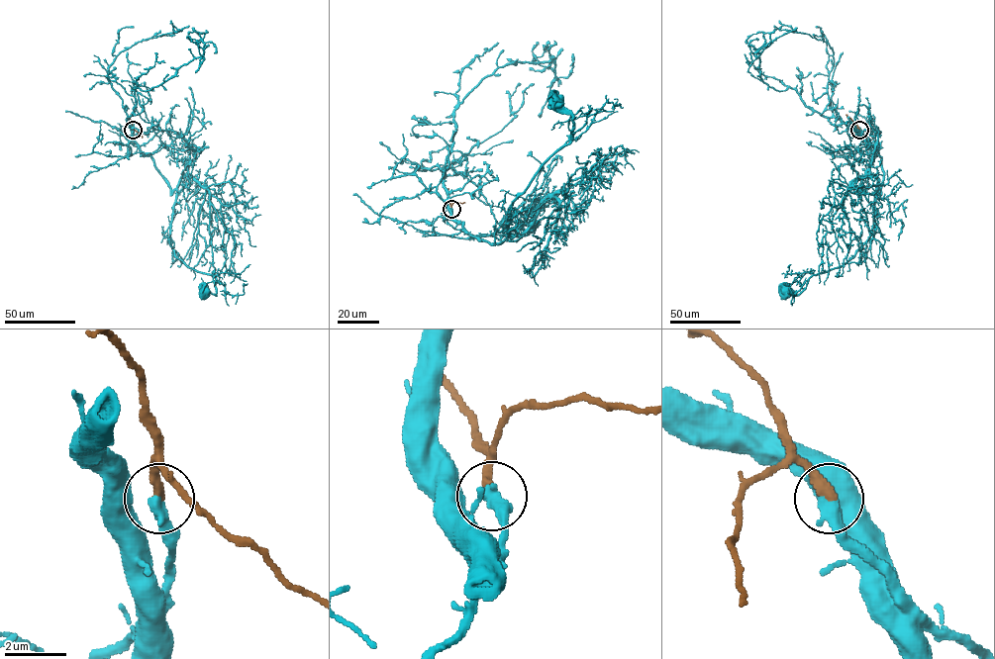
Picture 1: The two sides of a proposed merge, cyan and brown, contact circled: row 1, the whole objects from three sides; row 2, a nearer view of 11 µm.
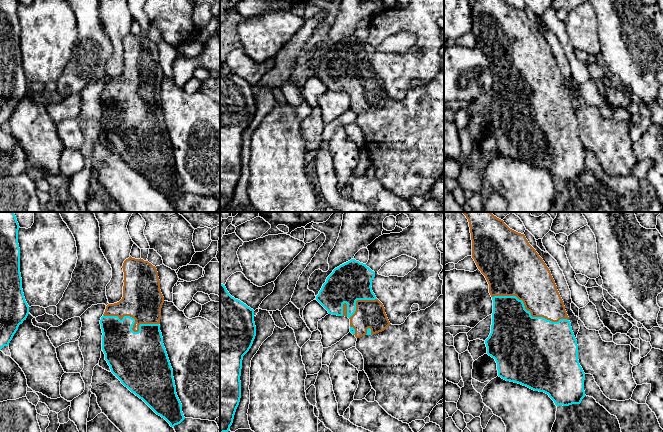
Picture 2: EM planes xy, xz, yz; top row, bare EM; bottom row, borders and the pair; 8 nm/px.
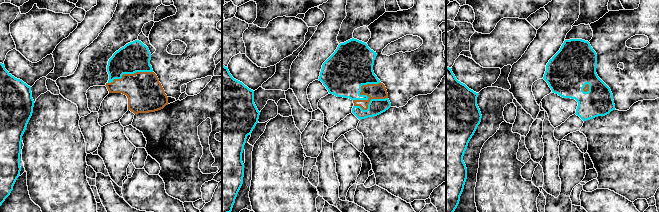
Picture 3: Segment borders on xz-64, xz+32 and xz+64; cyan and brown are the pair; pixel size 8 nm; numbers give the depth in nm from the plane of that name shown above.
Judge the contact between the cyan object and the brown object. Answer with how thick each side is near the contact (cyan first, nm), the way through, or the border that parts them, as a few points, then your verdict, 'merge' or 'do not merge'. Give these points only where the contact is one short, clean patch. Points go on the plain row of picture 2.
460 nm thick on the cyan side, 340 nm on the other; merge

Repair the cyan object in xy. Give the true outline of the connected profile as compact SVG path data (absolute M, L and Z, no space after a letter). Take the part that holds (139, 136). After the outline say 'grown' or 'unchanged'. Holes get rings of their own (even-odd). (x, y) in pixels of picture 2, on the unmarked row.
M131 32L123 39L124 62L122 75L108 80L101 93L102 126L111 148L132 169L142 175L171 203L184 195L182 180L176 162L163 113L160 107L161 84L164 73L155 42L143 35Z; grown

